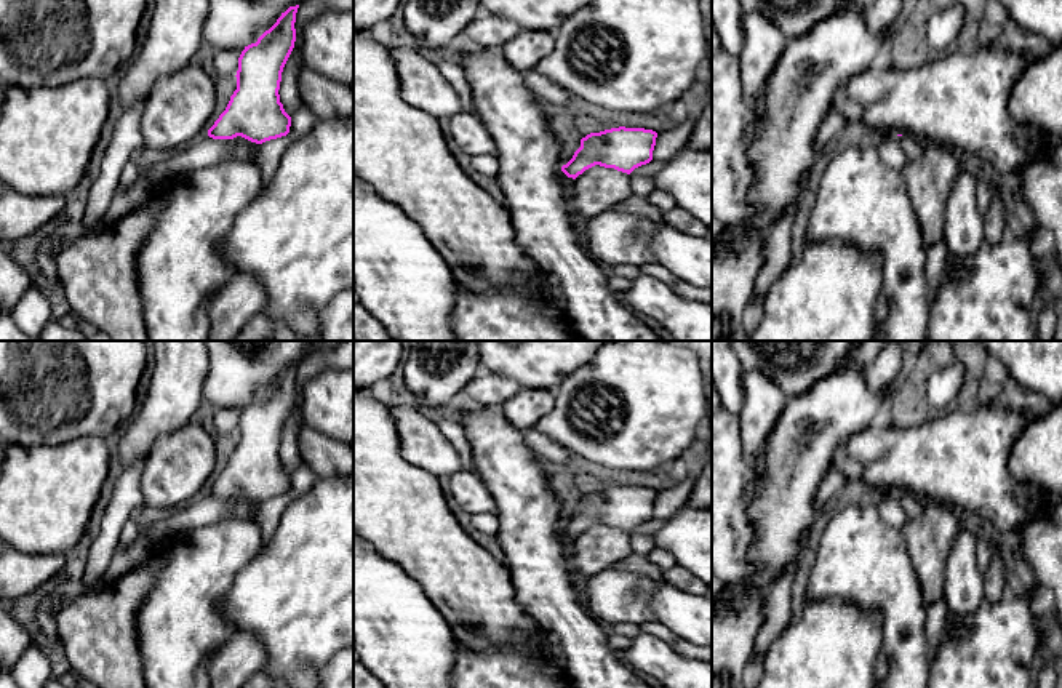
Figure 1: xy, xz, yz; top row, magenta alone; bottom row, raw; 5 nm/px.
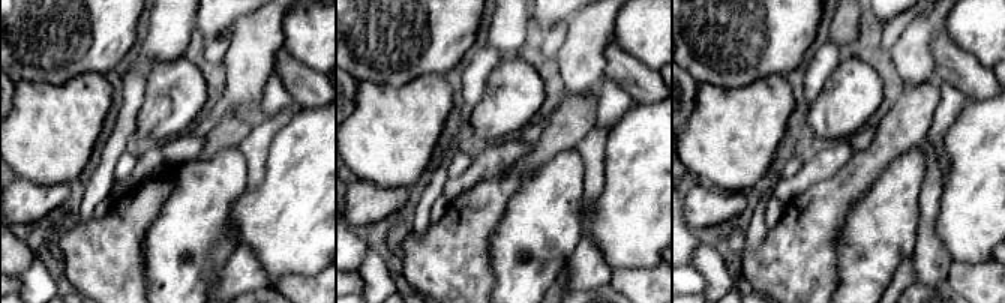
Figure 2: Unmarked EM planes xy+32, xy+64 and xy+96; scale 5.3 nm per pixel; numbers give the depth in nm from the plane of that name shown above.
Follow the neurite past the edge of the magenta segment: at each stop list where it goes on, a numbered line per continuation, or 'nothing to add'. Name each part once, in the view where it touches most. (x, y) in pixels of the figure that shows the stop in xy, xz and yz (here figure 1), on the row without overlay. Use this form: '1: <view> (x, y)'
1: yz (912, 506)

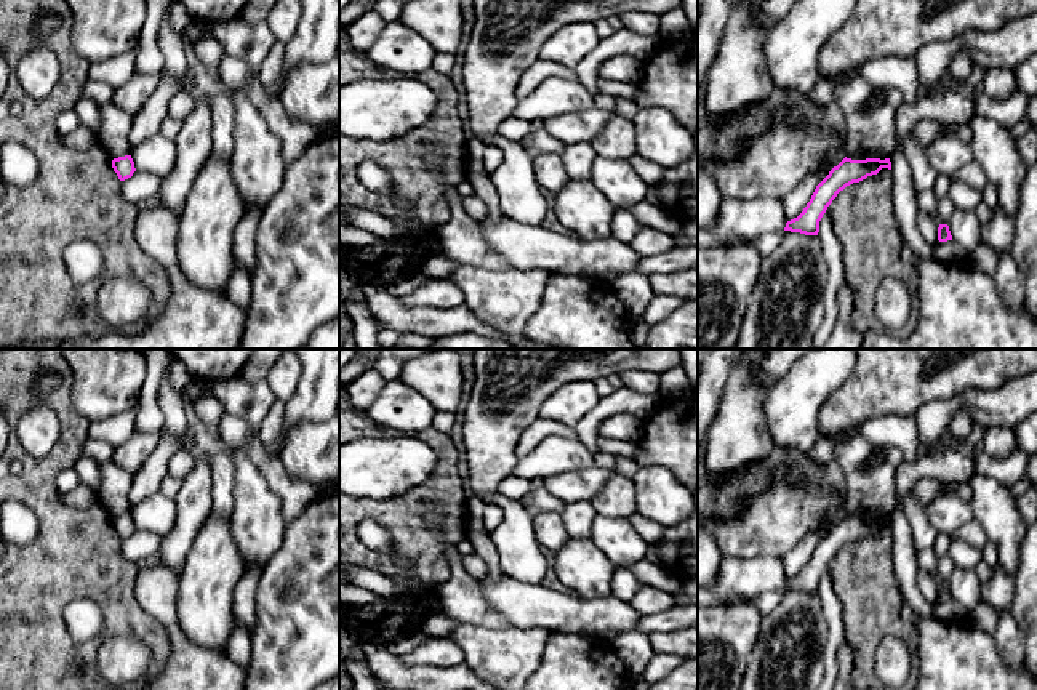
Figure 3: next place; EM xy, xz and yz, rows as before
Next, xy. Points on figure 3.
nothing to add

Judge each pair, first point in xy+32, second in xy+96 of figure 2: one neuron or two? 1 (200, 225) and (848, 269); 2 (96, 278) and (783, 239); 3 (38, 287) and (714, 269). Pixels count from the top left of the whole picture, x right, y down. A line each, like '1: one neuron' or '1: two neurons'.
1: one neuron
2: one neuron
3: one neuron

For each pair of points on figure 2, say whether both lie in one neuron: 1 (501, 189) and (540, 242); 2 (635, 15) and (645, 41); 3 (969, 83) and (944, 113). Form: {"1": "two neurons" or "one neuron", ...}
{"1": "two neurons", "2": "one neuron", "3": "two neurons"}

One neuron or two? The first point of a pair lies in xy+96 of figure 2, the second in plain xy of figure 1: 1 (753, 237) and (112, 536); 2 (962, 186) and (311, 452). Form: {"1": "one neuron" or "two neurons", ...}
{"1": "one neuron", "2": "two neurons"}

